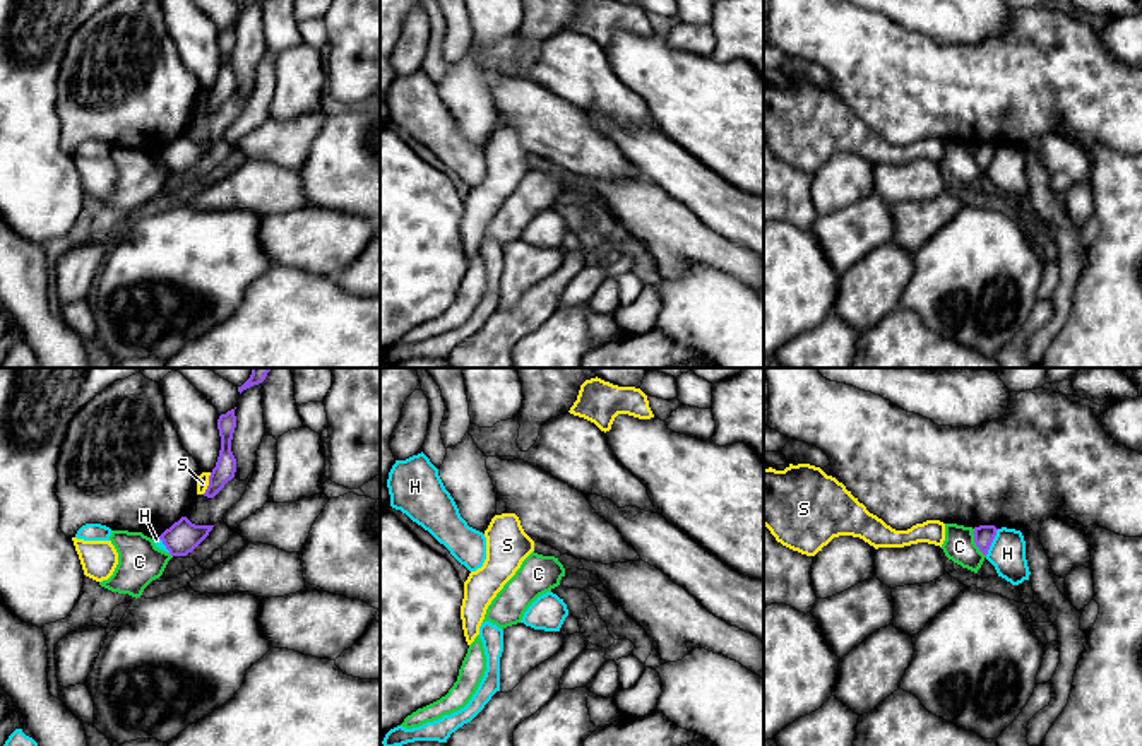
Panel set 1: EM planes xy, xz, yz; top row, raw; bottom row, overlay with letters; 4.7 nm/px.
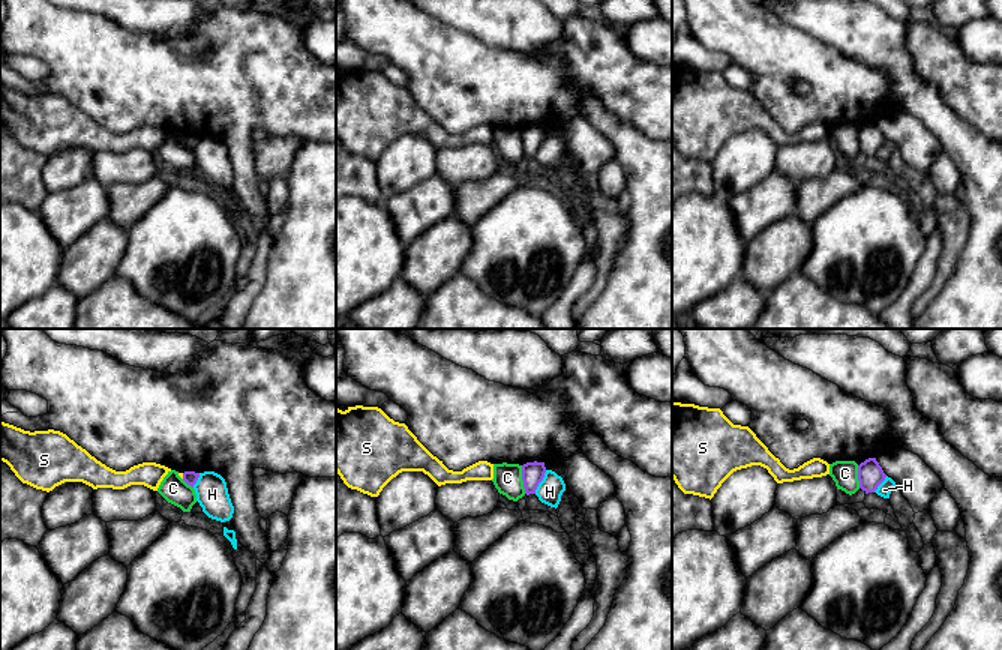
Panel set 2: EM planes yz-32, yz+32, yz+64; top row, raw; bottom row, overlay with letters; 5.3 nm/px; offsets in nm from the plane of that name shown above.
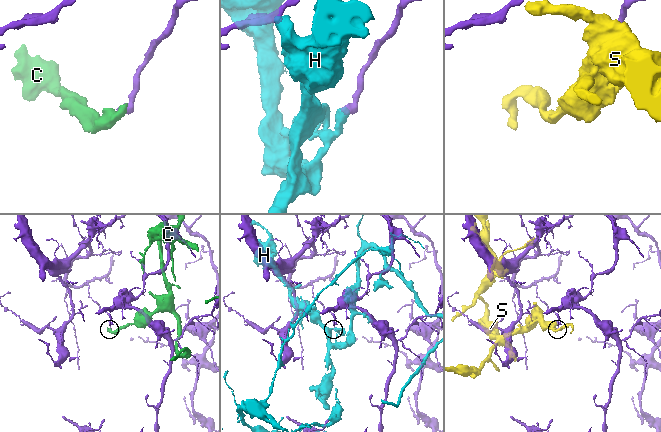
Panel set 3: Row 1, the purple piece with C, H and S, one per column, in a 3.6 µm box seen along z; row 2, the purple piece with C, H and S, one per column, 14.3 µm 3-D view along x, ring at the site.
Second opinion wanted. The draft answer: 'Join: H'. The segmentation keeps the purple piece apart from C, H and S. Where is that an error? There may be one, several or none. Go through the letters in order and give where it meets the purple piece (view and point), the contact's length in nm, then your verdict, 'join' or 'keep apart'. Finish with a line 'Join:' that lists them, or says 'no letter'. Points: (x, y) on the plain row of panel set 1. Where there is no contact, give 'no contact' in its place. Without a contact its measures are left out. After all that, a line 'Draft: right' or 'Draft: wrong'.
C: contact yz (976, 159); length 150 nm; keep apart
H: contact yz (992, 158); length 140 nm; keep apart
S: contact xy (209, 100); length 110 nm; keep apart
Join: no letter
Draft: wrong

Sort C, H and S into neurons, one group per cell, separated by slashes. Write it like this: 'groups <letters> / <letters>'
groups C / H / S

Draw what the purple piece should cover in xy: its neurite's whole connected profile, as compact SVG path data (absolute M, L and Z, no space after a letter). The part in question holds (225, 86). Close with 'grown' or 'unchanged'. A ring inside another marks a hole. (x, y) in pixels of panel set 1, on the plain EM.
M235 26L219 33L217 46L221 53L221 67L219 67L216 84L209 92L209 103L204 110L204 113L207 115L214 115L224 104L224 101L235 94L236 75L231 68L231 56L233 56L235 44L236 44Z; unchanged

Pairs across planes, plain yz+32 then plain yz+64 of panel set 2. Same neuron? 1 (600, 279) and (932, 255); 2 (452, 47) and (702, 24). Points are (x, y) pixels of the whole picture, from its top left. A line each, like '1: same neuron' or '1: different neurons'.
1: different neurons
2: same neuron

